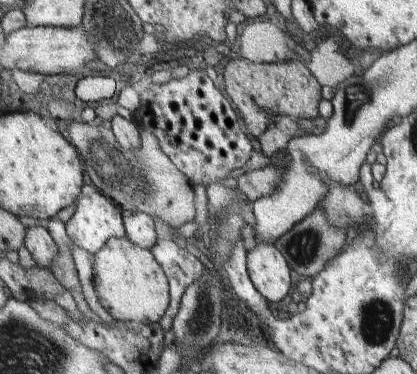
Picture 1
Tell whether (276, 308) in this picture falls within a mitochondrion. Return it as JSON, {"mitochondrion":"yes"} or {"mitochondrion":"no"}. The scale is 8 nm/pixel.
{"mitochondrion":"no"}

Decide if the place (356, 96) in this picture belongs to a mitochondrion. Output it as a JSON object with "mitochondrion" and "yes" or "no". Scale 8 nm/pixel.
{"mitochondrion":"yes"}

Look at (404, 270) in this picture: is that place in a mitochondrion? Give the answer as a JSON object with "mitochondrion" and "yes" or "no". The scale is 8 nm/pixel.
{"mitochondrion":"no"}

